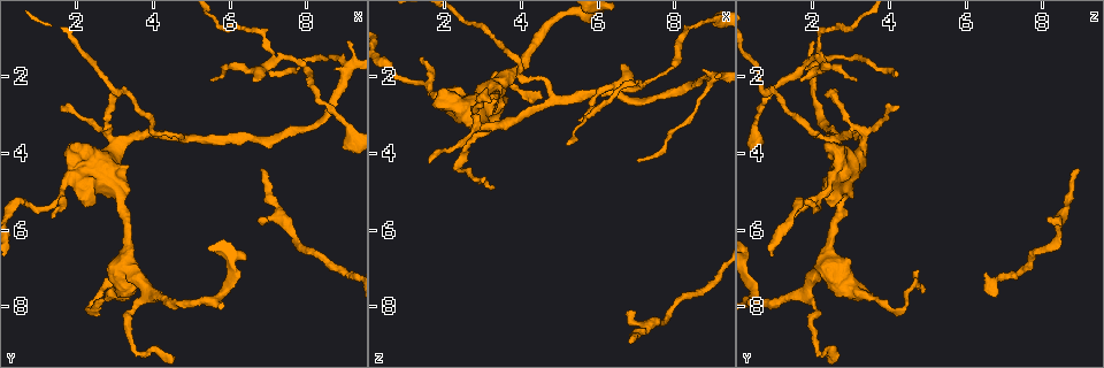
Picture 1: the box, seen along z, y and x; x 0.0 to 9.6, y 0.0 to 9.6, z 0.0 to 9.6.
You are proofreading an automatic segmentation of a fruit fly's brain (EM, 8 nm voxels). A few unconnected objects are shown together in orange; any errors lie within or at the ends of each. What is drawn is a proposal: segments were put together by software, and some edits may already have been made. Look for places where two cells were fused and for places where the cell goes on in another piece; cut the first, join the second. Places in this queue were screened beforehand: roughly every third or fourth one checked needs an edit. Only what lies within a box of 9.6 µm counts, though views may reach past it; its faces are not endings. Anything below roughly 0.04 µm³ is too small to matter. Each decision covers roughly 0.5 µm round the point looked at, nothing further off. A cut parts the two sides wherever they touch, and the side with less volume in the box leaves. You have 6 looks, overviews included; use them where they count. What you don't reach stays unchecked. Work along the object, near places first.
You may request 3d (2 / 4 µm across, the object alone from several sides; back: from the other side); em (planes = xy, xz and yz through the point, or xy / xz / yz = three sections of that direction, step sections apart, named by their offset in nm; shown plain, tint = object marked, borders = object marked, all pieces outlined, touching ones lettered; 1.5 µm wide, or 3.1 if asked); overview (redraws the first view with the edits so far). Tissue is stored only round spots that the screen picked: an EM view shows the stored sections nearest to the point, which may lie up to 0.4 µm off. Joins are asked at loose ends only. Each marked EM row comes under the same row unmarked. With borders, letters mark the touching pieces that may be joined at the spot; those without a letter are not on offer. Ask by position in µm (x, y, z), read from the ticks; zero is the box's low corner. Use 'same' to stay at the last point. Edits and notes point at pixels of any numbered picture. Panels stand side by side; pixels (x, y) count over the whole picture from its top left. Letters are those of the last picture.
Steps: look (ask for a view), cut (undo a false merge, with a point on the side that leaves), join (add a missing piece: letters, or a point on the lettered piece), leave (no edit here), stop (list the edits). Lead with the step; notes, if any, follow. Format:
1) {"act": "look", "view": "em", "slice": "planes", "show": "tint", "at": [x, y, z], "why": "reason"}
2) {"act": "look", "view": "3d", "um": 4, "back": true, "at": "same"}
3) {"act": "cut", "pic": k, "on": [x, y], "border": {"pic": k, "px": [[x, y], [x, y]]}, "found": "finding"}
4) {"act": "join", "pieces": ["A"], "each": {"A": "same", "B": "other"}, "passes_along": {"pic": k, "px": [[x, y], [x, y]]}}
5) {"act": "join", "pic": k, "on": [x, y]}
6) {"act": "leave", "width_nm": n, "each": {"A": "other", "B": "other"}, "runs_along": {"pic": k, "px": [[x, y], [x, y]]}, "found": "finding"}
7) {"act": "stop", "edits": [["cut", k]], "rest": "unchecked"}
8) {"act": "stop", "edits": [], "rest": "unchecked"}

{"act": "look", "view": "em", "slice": "planes", "show": "borders", "at": [9.10, 1.80, 1.95], "why": "abrupt turn"}

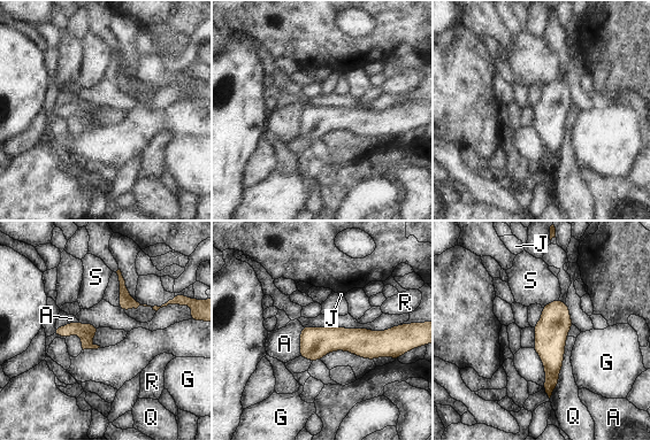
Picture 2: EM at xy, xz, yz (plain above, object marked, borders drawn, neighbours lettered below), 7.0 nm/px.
{"act": "leave", "width_nm": 110, "each": {"A": "other", "G": "other", "J": "other", "Q": "other", "R": "other", "S": "other"}, "border": {"pic": 2, "px": [[558, 299], [549, 302], [543, 308]]}, "found": "all the same cell"}

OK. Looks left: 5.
{"act": "look", "view": "3d", "um": 4, "at": [4.05, 3.50, 2.05], "why": "abrupt turn"}

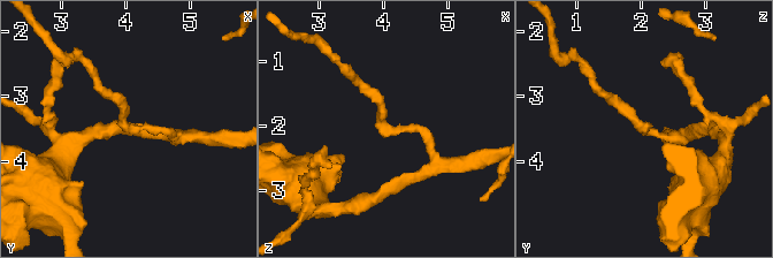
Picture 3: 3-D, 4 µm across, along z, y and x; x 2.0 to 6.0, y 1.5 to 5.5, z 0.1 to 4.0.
{"act": "look", "view": "em", "slice": "planes", "show": "tint", "at": [4.00, 3.50, 2.05], "why": "now the EM"}

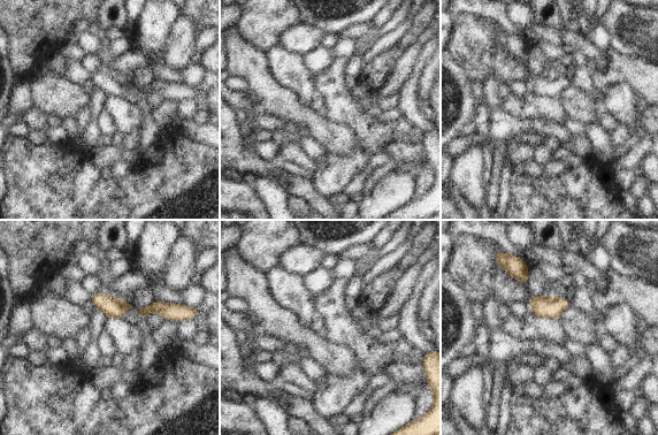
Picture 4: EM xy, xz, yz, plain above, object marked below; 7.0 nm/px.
{"act": "look", "view": "em", "slice": "planes", "show": "borders", "at": "same", "why": "see the neighbours"}

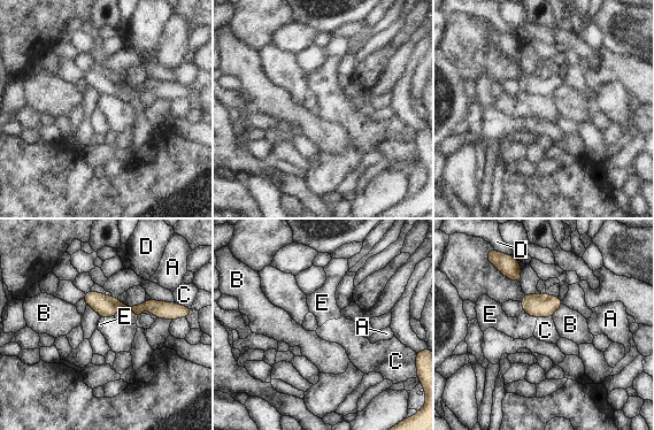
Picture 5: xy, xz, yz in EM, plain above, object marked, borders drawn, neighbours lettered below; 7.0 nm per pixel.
{"act": "leave", "each": {"A": "other", "B": "other", "C": "other", "D": "other", "E": "other"}, "border": {"pic": 5, "px": [[552, 316], [537, 317]]}, "found": "all the same cell"}

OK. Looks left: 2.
{"act": "look", "view": "em", "slice": "planes", "show": "borders", "at": [6.80, 4.45, 8.90], "why": "an open end"}

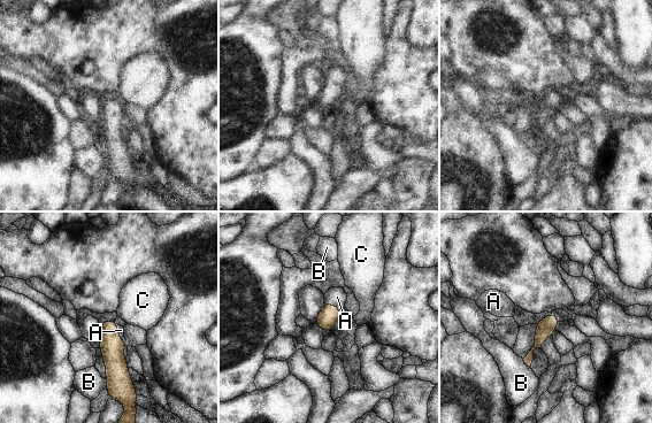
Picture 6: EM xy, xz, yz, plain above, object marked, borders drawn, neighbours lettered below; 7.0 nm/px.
{"act": "join", "pieces": ["A"], "each": {"A": "same", "B": "other", "C": "other"}, "found": "the cell continues"}

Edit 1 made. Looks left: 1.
{"act": "stop", "edits": [["join", 6]], "rest": "unchecked"}

